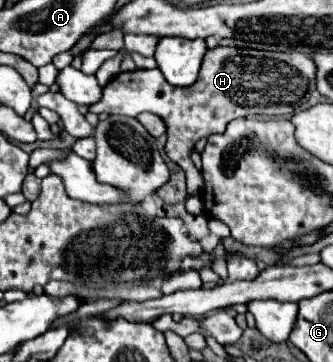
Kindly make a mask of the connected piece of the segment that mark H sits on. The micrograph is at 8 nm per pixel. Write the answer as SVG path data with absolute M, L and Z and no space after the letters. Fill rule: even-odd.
M219 46L219 48L213 48L205 54L199 80L193 86L187 86L187 88L169 86L169 82L165 82L161 70L157 70L157 68L121 72L103 88L103 98L97 104L89 106L89 110L95 114L105 112L105 114L121 114L121 116L137 116L141 112L153 112L159 118L163 118L167 124L165 152L173 162L177 162L185 170L187 194L199 196L201 186L203 186L203 178L189 158L195 142L199 138L207 138L211 134L225 132L227 124L237 118L255 116L255 114L293 116L309 100L311 92L315 92L315 72L317 72L317 66L315 66L313 58L307 54L301 54L301 52L263 52L263 50L237 50L237 48Z

